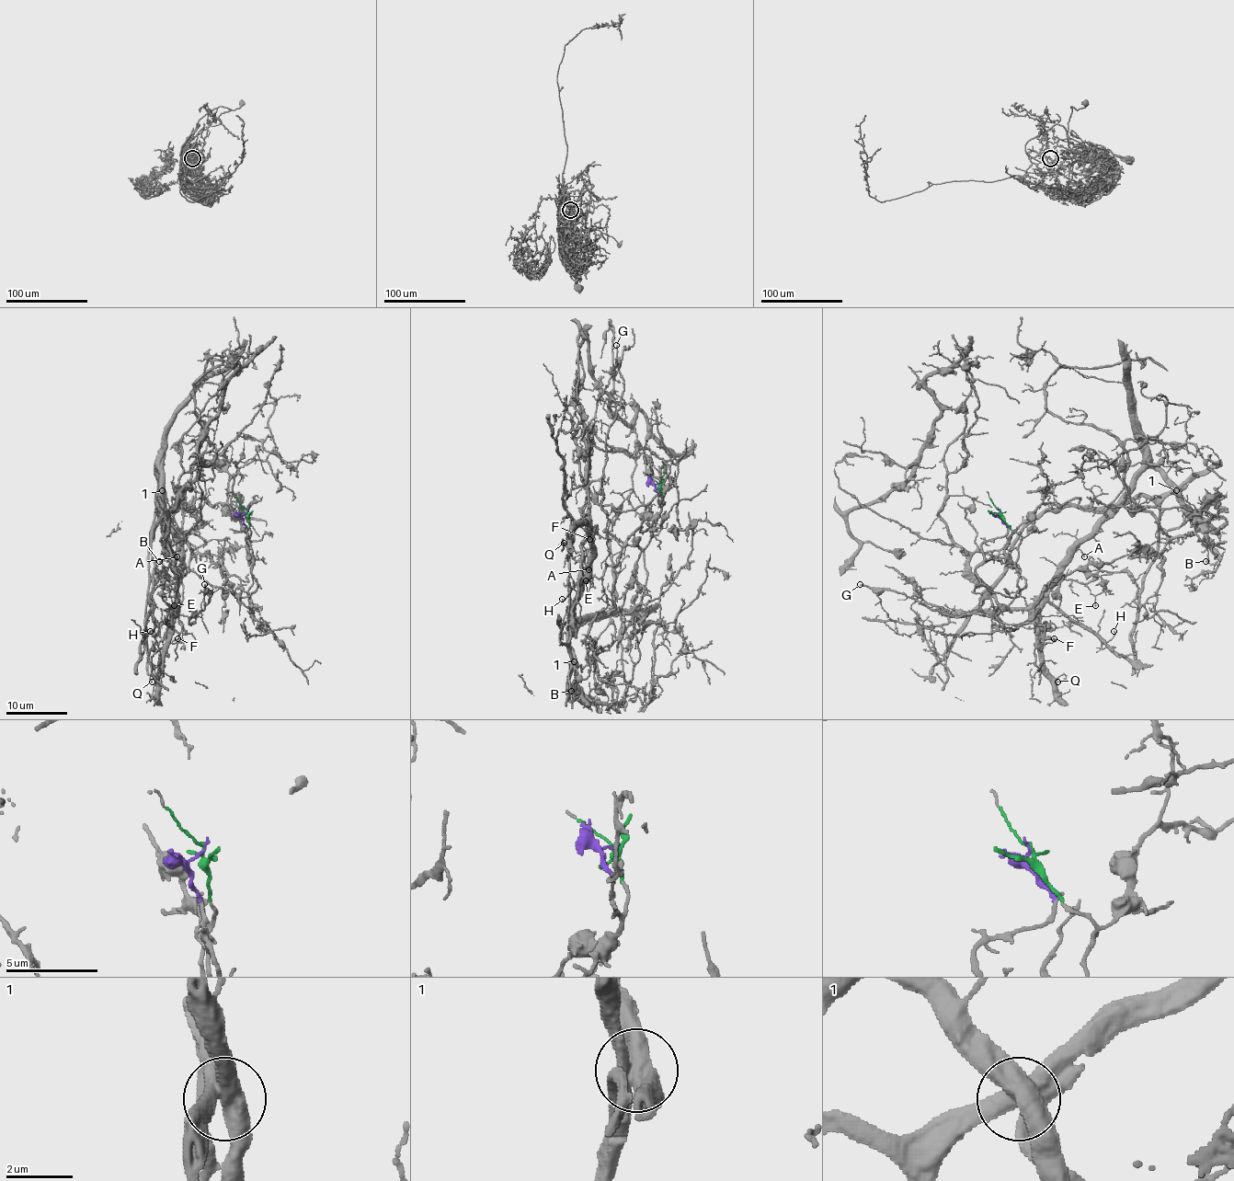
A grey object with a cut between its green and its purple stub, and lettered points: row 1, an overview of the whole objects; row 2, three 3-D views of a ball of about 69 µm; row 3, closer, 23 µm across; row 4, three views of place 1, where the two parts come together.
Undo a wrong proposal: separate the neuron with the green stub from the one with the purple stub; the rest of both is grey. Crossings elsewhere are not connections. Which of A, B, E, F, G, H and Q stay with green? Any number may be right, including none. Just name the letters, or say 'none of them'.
none of them

